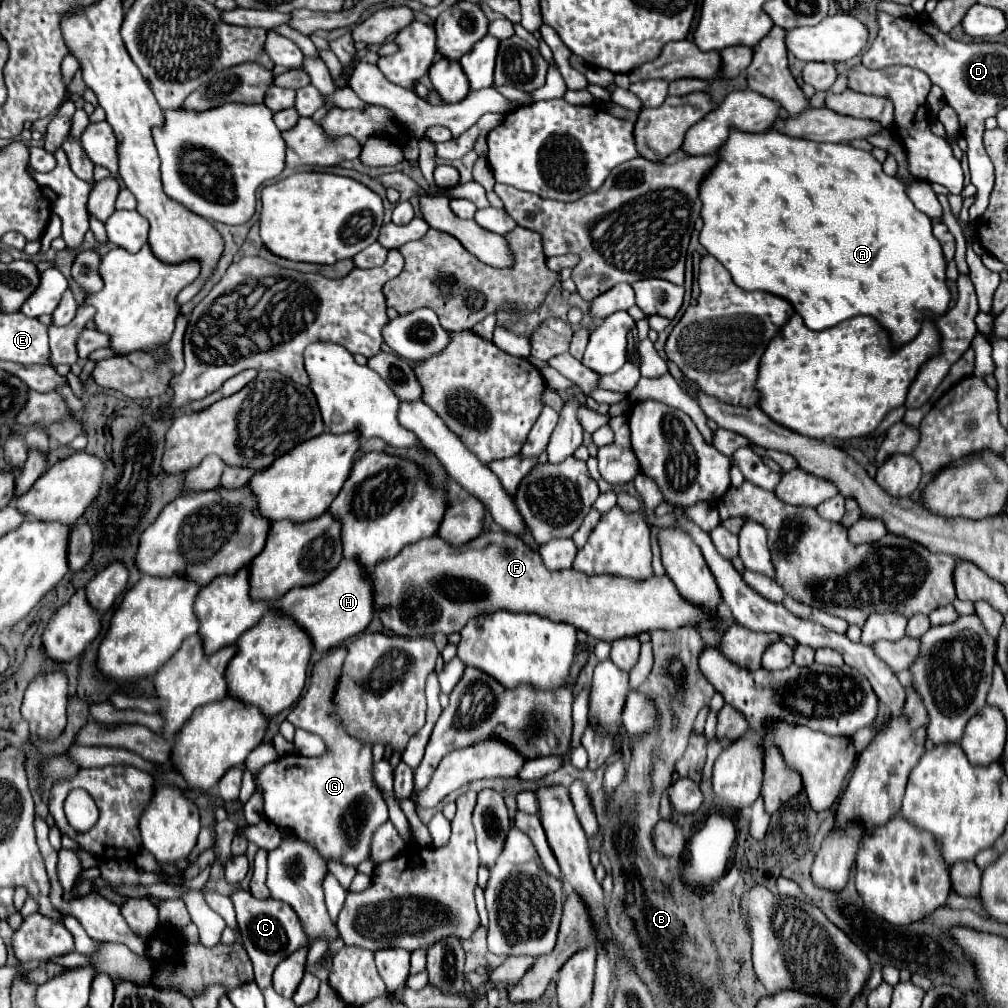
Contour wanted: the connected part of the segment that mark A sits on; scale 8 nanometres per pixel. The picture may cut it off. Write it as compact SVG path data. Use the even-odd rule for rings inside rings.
M731 130L729 140L725 146L717 152L719 162L709 172L709 178L705 184L701 184L701 216L703 216L703 230L699 234L699 242L707 248L711 256L715 256L731 274L733 282L743 290L763 290L775 296L785 298L793 304L793 310L803 318L805 326L809 330L825 330L833 328L839 322L851 318L851 316L871 316L887 330L891 338L891 346L899 348L905 342L913 340L921 328L921 322L925 320L925 312L931 314L933 320L943 316L951 302L951 292L947 286L945 276L945 256L941 250L939 240L931 232L931 218L923 212L919 212L909 196L905 194L905 186L893 178L887 176L881 168L881 164L865 150L857 150L849 144L821 144L821 142L801 142L801 138L785 138L785 134L777 134L777 130L769 130L763 134L745 134L739 130Z

